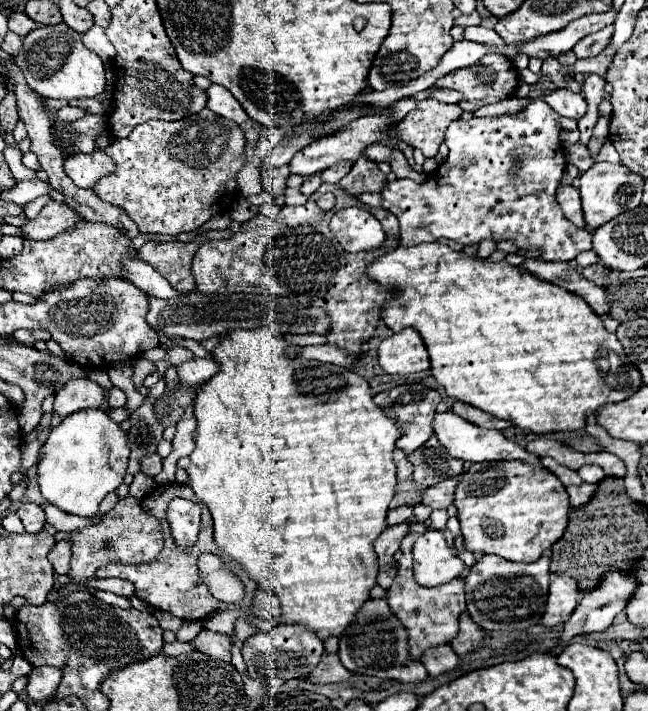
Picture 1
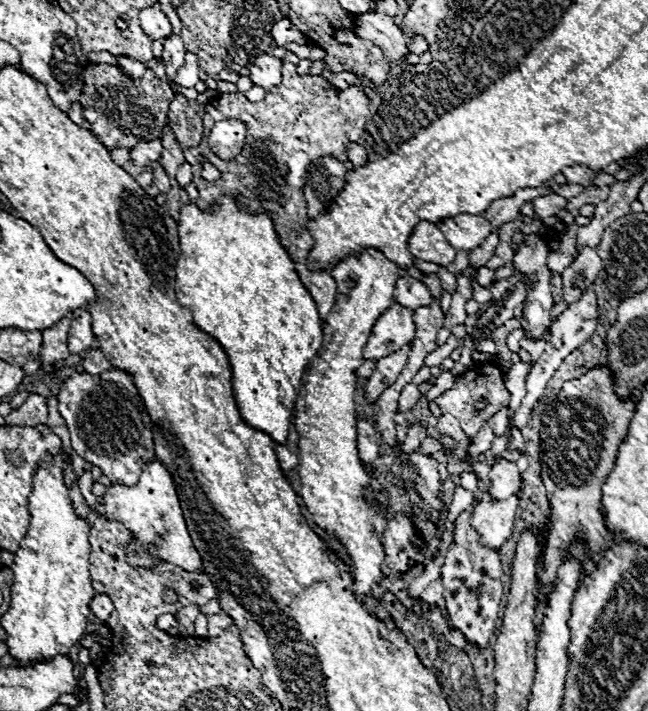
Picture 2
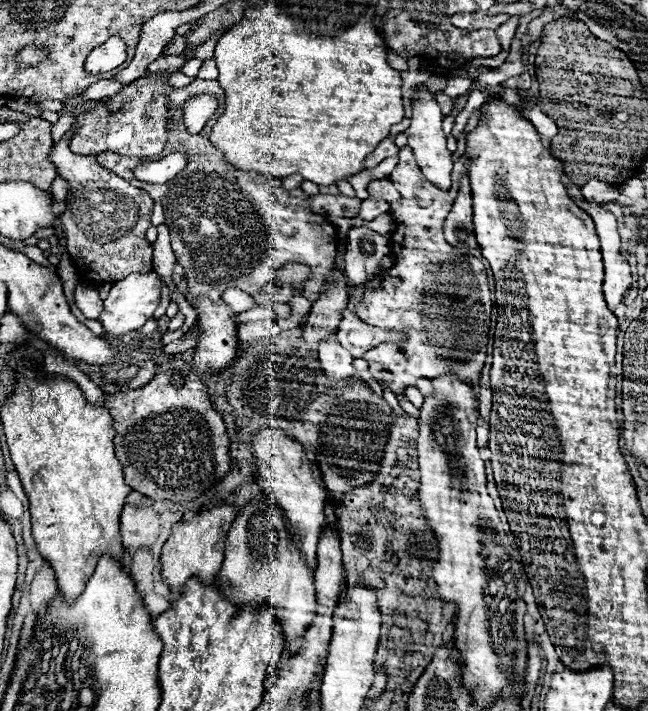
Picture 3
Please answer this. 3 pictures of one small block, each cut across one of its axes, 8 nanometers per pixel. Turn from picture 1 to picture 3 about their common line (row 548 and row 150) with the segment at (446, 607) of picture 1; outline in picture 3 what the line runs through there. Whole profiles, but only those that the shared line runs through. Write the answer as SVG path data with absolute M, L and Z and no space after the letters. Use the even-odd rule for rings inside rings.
M404 146L400 150L398 158L400 158L400 162L390 174L390 182L394 182L394 186L402 194L400 200L390 204L390 214L398 222L398 228L392 236L392 254L394 254L396 264L392 266L392 270L386 272L378 290L364 292L362 300L358 302L356 314L362 318L362 322L366 322L370 326L378 326L382 330L404 332L406 340L382 342L376 348L368 350L364 354L364 360L370 364L372 372L388 370L394 374L392 388L390 388L394 394L398 394L398 392L402 394L406 390L406 386L414 386L420 378L434 378L442 372L458 374L460 378L468 380L472 384L474 392L478 394L480 392L478 378L480 378L480 372L482 372L482 366L486 360L486 342L488 342L488 326L490 326L490 310L492 310L486 268L478 258L474 258L470 254L462 256L460 250L454 250L444 240L442 228L444 228L444 220L452 208L454 194L438 190L434 184L430 184L422 176L410 146ZM454 270L458 270L458 276L452 276Z

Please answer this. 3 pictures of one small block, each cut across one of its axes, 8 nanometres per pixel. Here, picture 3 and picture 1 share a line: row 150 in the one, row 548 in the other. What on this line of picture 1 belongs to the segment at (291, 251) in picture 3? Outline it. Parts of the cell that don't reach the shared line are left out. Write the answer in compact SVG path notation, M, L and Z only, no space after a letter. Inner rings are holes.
M200 502L202 506L202 530L198 536L198 542L190 548L178 548L170 536L170 542L164 542L164 550L160 552L160 556L152 562L152 564L138 564L138 566L122 566L122 564L114 564L110 562L110 566L104 566L96 570L96 578L122 578L122 580L130 580L136 586L136 596L142 598L146 604L170 612L182 620L202 620L222 608L230 608L228 604L218 602L208 588L202 588L202 580L198 576L198 556L204 552L214 552L220 558L224 558L226 554L222 554L222 550L218 550L218 546L214 546L214 538L212 538L212 518L210 512L206 508L204 502Z

